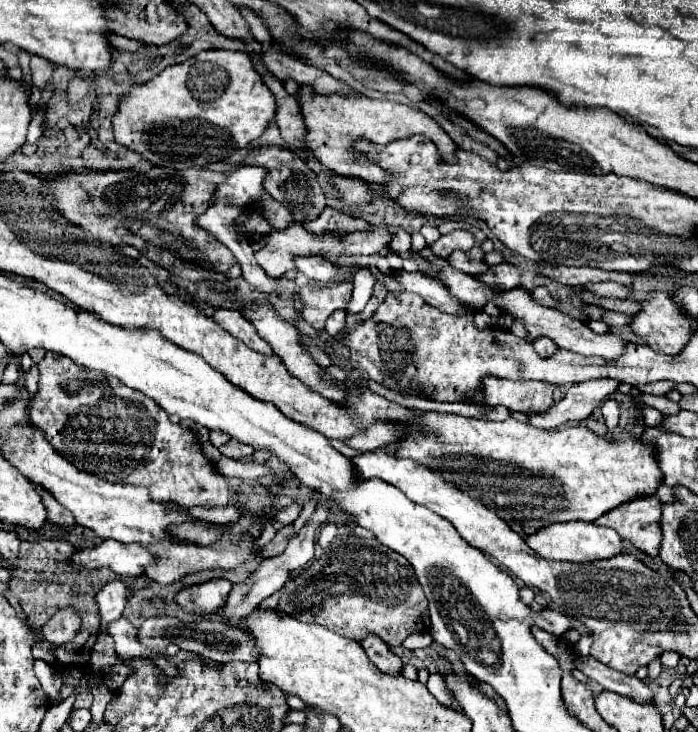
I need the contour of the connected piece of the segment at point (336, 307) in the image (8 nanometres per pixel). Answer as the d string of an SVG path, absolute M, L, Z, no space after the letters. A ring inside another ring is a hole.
M344 279L340 283L334 283L332 287L304 285L298 295L306 321L316 329L324 329L326 319L334 311L348 311L348 303L352 299L352 281Z

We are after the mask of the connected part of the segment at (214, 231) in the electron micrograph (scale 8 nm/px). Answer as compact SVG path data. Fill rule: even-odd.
M240 165L236 171L226 173L226 179L222 183L218 183L218 189L214 189L214 199L212 199L210 207L194 223L200 225L202 229L206 229L210 235L214 235L220 243L224 243L232 251L232 255L240 263L242 275L244 275L244 279L248 283L258 287L262 293L272 293L278 287L278 281L266 277L266 273L262 273L262 269L258 269L258 263L254 261L254 249L250 247L250 243L246 243L246 237L242 237L238 233L238 229L236 229L236 223L238 223L236 219L240 217L240 213L246 207L254 205L256 197L260 195L262 183L264 183L264 175L266 175L264 167L246 167L246 165Z

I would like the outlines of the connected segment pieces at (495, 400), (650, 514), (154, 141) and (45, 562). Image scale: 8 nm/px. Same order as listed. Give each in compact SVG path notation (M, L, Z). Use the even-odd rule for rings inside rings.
M494 375L482 377L482 405L496 407L504 405L510 411L518 413L542 413L542 409L548 409L552 401L552 389L554 385L544 381L510 381L500 379Z
M642 497L604 513L596 525L614 529L620 539L630 541L648 557L656 557L660 551L660 517L662 501L658 497Z
M212 49L212 51L202 51L202 53L186 59L184 63L166 67L160 75L156 75L148 83L132 83L132 89L128 93L124 93L118 101L118 109L112 117L112 129L114 129L114 141L118 145L138 153L150 165L154 165L154 167L166 165L166 167L174 167L174 169L186 169L186 167L204 167L208 163L218 163L218 161L228 159L232 153L248 147L256 137L260 137L272 119L274 119L274 97L270 97L270 91L266 91L266 85L262 85L262 77L258 77L258 73L254 73L254 67L250 65L250 57L246 57L246 53L242 53L242 51Z
M22 541L20 543L20 553L16 563L6 565L12 569L12 579L8 583L10 591L18 599L24 615L28 617L30 623L46 623L46 617L54 613L58 605L76 605L84 607L82 617L84 617L84 635L98 635L100 627L100 613L98 613L98 603L96 603L96 593L110 581L120 579L114 571L108 569L98 569L98 571L84 571L84 569L74 569L70 563L66 563L66 557L74 553L74 547L68 541ZM78 591L88 591L88 593L78 593Z

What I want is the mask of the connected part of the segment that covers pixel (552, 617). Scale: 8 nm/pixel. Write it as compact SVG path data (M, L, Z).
M544 609L538 613L538 619L536 619L536 625L540 625L542 629L554 633L554 635L562 635L566 631L572 629L572 621L560 613L560 611L554 611L554 609Z

